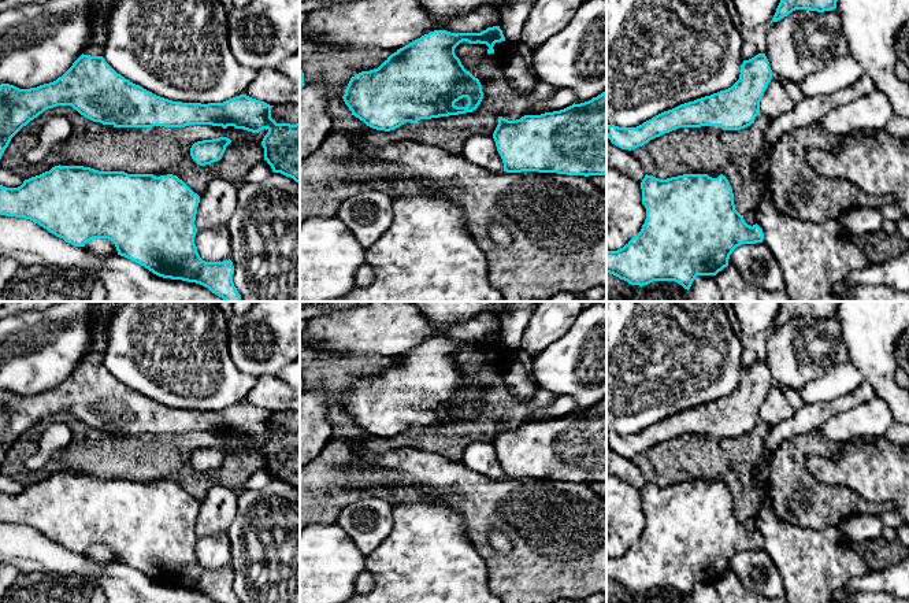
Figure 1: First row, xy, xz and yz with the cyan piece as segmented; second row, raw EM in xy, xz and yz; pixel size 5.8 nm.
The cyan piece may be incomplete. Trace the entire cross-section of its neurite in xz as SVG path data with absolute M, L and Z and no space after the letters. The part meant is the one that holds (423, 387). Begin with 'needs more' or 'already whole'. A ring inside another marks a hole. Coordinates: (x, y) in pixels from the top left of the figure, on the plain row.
needs more | M500 333L481 340L430 339L397 356L378 376L352 384L342 403L345 411L367 433L385 439L407 429L472 419L481 411L483 399L479 386L464 376L454 360L454 355L463 348L486 351L490 362L494 360L494 351L505 348L505 344Z

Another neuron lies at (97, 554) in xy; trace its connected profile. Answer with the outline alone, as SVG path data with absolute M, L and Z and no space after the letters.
M93 545L84 555L90 562L90 567L118 562L115 551L108 545Z

